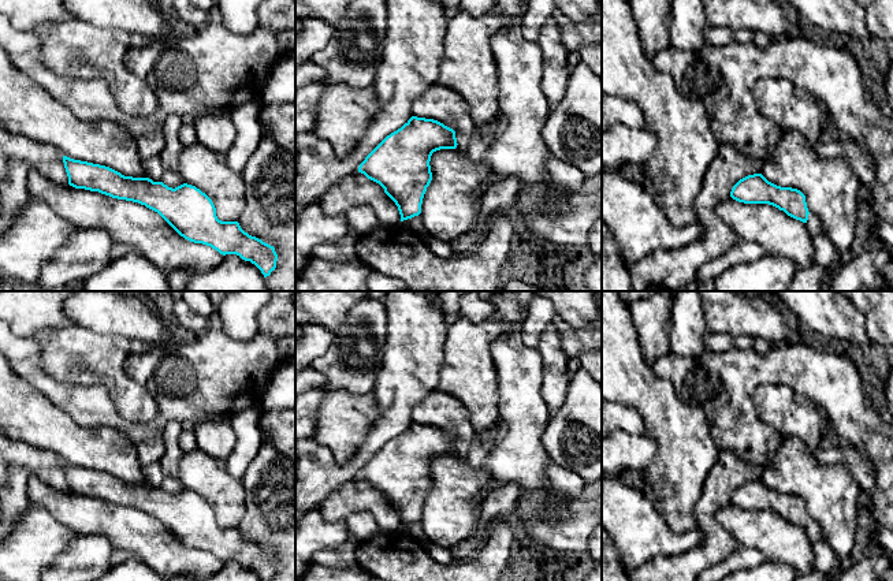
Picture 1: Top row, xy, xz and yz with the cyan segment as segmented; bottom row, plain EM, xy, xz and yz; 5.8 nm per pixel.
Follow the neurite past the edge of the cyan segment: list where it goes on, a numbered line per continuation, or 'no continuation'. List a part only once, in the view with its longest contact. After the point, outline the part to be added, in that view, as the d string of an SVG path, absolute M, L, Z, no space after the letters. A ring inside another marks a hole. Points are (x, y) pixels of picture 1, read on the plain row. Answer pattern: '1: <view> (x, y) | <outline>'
1: yz (812, 529) | M812 519L808 521L808 526L807 526L805 530L807 530L807 535L811 539L815 539L815 540L819 540L819 541L825 541L819 525L816 522L814 522Z

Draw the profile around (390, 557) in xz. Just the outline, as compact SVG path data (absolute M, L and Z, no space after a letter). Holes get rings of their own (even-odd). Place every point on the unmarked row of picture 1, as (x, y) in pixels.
M490 530L484 545L472 556L454 563L439 563L429 556L424 543L402 533L379 533L356 548L357 563L382 581L501 581L514 545L511 530Z

